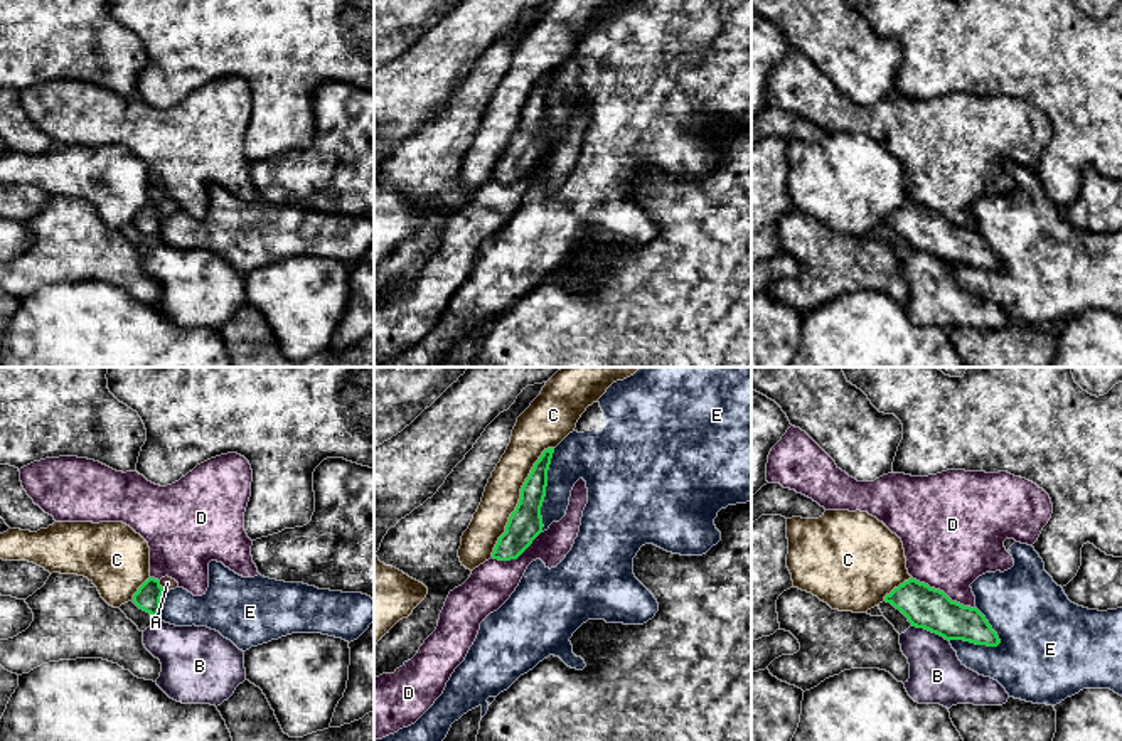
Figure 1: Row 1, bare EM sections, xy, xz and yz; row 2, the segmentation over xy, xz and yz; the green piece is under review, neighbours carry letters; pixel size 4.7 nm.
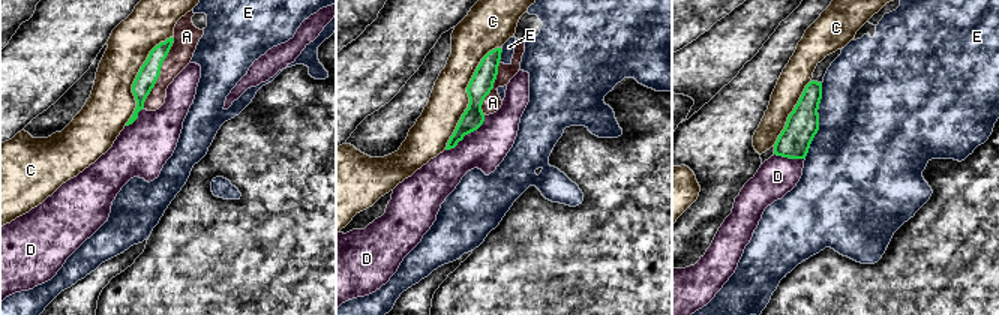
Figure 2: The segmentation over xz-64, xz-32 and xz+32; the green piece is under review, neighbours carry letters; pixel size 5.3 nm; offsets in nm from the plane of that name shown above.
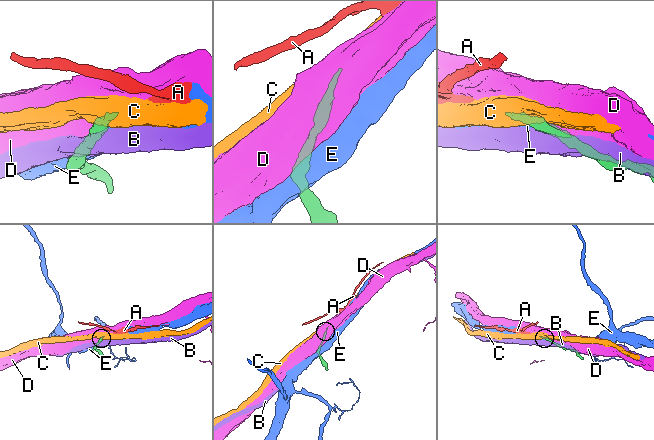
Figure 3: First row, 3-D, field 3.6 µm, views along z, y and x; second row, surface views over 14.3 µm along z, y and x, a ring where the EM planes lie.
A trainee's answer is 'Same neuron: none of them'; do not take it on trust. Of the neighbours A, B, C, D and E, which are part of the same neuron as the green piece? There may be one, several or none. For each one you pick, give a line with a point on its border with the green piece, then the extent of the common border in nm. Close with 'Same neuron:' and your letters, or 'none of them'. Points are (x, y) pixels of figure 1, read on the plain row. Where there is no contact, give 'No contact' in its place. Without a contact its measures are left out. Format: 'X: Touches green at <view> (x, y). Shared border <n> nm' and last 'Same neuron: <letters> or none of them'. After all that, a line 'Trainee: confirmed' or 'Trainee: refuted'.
A: Touches green at xy (160, 209). Shared border 50 nm
Same neuron: A
Trainee: refuted

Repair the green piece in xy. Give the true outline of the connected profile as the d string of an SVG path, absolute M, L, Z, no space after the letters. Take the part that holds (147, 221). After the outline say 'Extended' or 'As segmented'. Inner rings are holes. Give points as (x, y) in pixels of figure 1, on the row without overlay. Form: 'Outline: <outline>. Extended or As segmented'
Outline: M168 199L162 200L160 204L148 200L133 217L133 226L140 232L150 236L152 239L157 239L160 234L162 217L175 211L179 211L179 205Z. Extended

